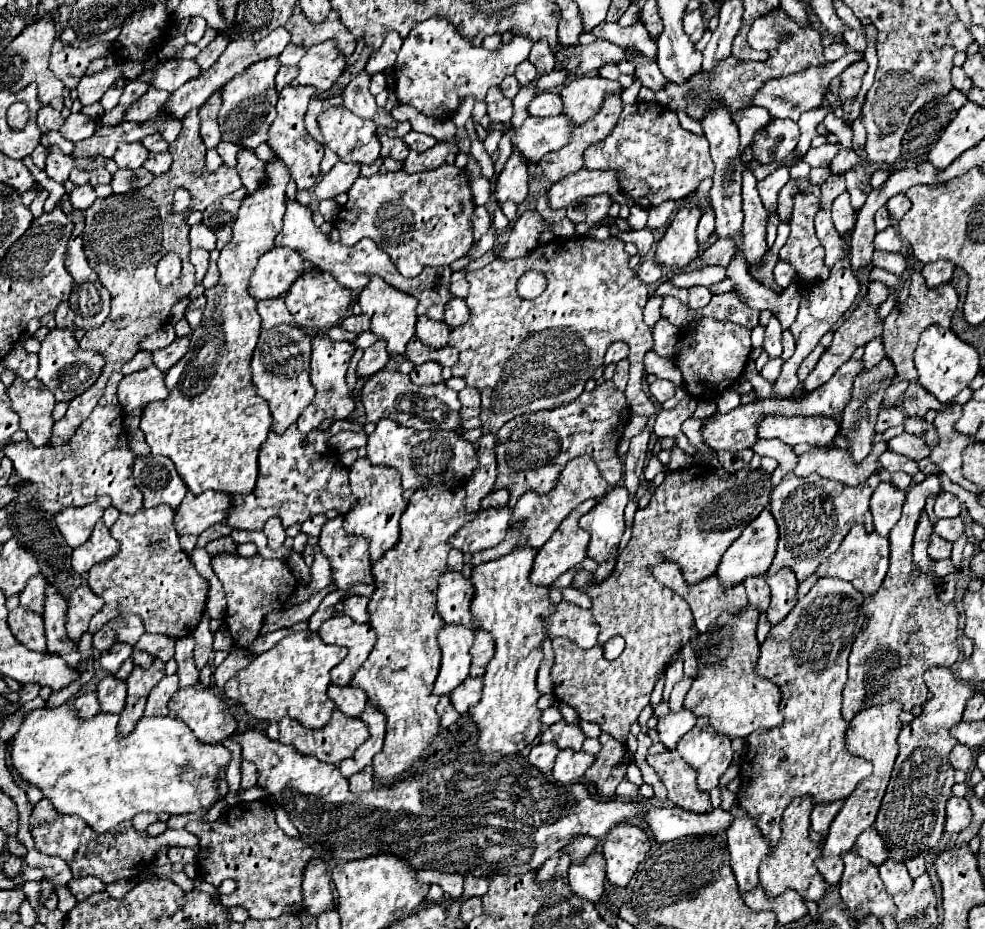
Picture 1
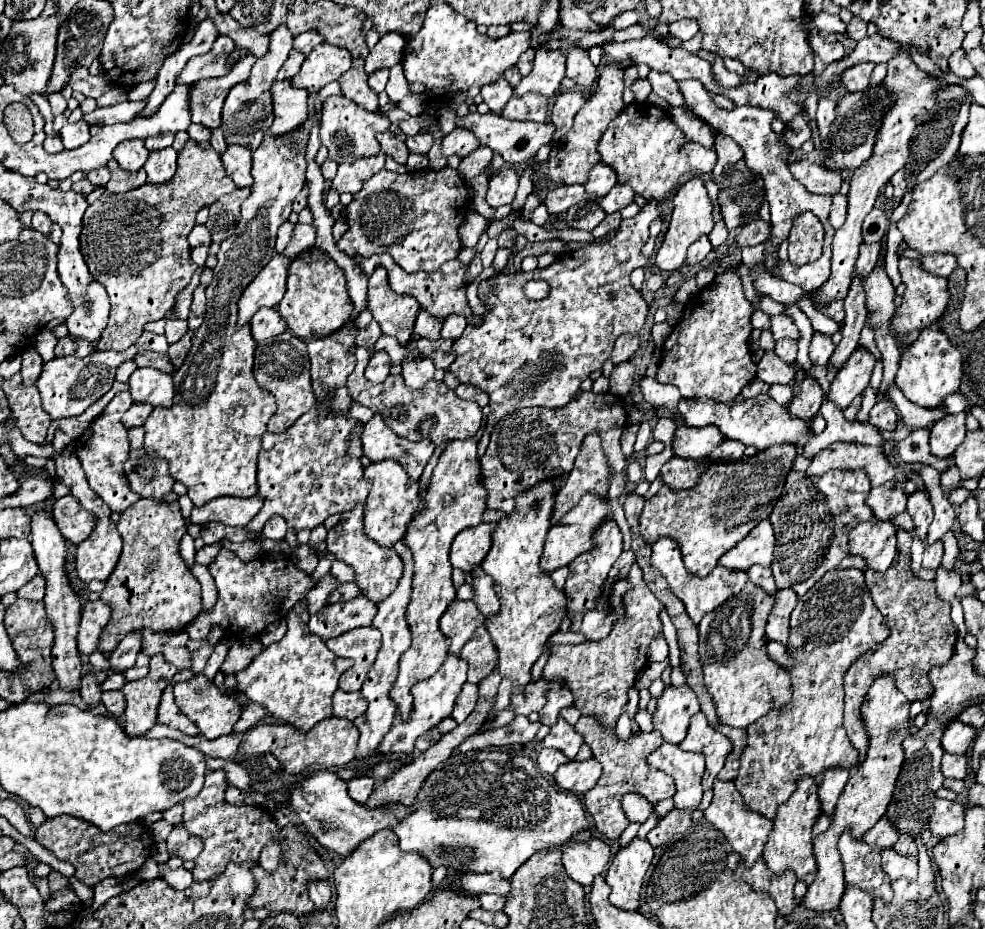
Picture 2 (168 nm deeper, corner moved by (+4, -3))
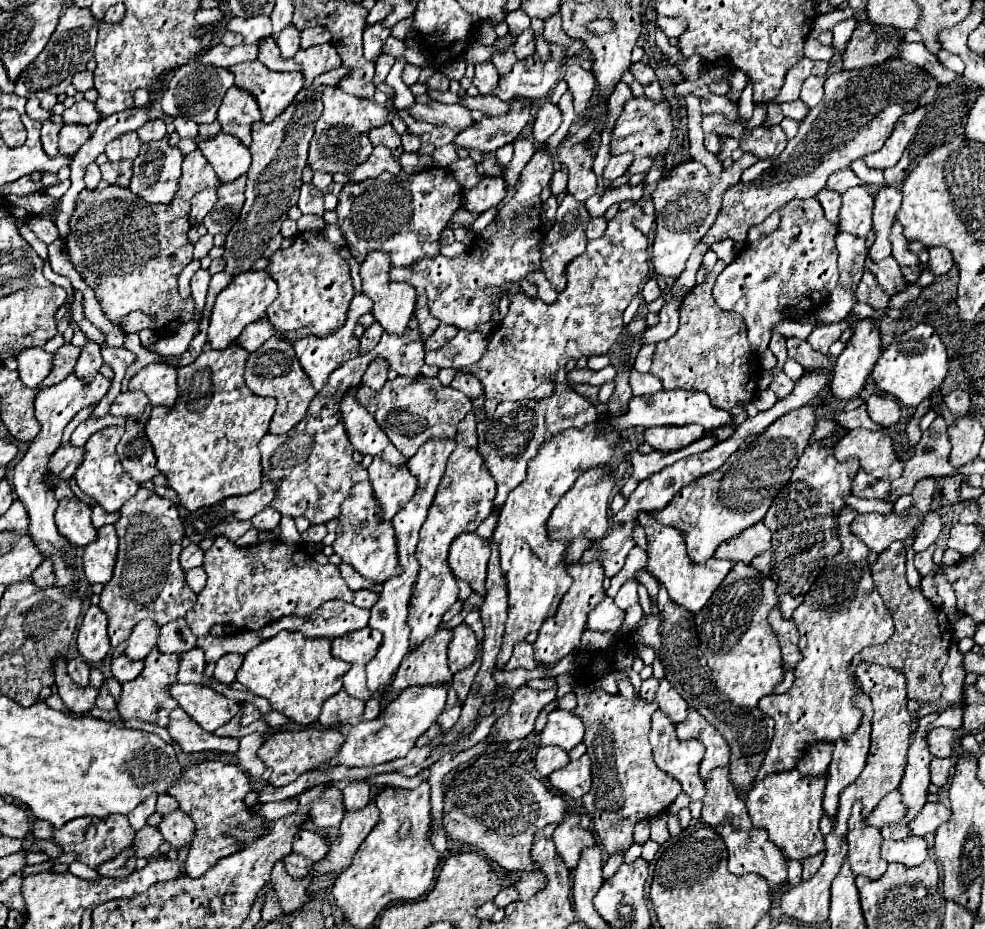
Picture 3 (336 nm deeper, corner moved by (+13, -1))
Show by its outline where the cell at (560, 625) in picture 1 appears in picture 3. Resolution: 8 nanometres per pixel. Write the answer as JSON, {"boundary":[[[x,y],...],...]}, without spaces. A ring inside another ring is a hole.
{"boundary":[[[605,598],[595,610],[587,616],[587,630],[599,630],[599,632],[617,632],[619,626],[625,620],[625,612],[619,610],[613,602],[613,598]]]}

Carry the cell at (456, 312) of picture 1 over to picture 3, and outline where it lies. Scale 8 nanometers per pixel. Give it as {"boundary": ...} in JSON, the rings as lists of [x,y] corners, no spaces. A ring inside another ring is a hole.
{"boundary":[[[439,324],[437,330],[425,340],[425,350],[437,350],[437,348],[441,348],[441,346],[447,344],[447,342],[453,338],[453,334],[457,334],[457,332],[459,332],[457,326]]]}

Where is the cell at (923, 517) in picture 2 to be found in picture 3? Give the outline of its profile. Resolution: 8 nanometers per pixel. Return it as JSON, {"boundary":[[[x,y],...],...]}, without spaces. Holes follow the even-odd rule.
{"boundary":[[[923,478],[921,482],[917,482],[917,486],[913,486],[911,496],[913,496],[913,508],[917,510],[919,518],[923,520],[923,516],[929,512],[929,504],[931,504],[931,496],[935,492],[935,482],[933,478]]]}

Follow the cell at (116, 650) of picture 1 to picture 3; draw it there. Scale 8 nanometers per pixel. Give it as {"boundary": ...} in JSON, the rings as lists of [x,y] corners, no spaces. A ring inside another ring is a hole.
{"boundary":[[[141,620],[129,640],[127,640],[127,648],[125,648],[125,656],[129,656],[131,660],[143,660],[149,650],[155,646],[155,640],[157,640],[157,624],[149,622],[149,620]]]}

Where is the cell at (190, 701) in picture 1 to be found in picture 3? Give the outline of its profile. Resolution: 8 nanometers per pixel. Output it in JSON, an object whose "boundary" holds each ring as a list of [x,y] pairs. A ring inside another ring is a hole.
{"boundary":[[[177,682],[169,686],[169,694],[205,732],[215,732],[239,712],[237,702],[217,694],[215,690],[203,684]]]}

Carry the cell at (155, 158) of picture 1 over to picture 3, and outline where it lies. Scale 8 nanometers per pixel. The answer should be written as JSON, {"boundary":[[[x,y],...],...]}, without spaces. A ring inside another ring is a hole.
{"boundary":[[[167,138],[141,144],[129,190],[153,204],[171,202],[181,176],[181,158],[179,148],[169,146]]]}

